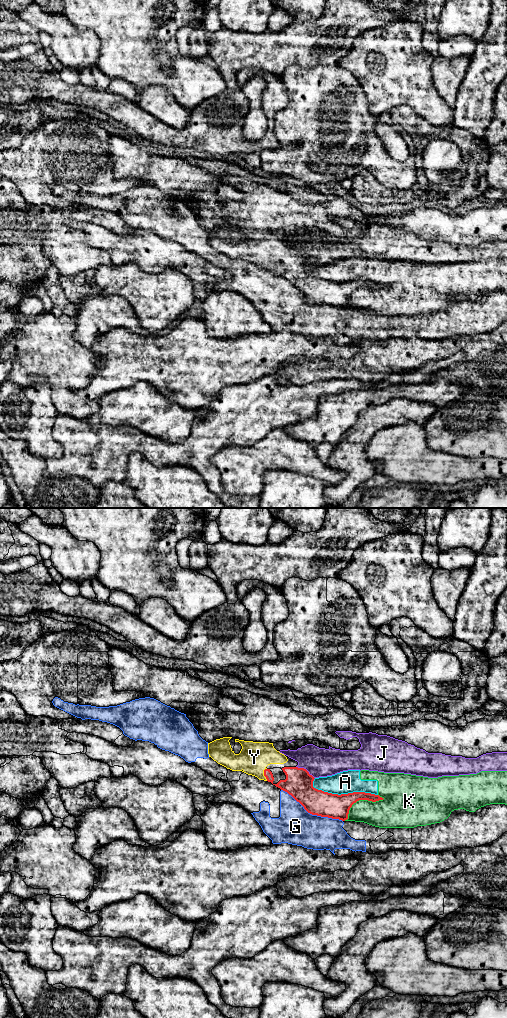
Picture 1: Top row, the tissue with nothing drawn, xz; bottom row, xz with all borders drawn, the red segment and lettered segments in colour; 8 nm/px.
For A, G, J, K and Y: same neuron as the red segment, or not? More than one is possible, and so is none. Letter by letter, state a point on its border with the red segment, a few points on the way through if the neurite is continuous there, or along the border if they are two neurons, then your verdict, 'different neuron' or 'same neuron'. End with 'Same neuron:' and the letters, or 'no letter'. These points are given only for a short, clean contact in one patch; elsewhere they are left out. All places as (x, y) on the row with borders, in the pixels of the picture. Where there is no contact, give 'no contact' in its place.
A: xz (343, 794) | different neuron
G: xz (312, 814) | different neuron
J: xz (305, 769) | along xz (296, 766), (303, 767), (314, 778) | different neuron
K: xz (360, 799) | different neuron
Y: xz (264, 774) | across xz (295, 777), (273, 784), (264, 774), (255, 765), (254, 757) | same neuron
Same neuron: Y

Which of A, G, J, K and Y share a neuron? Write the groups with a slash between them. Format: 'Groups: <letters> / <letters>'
Groups: A K / G / J / Y

